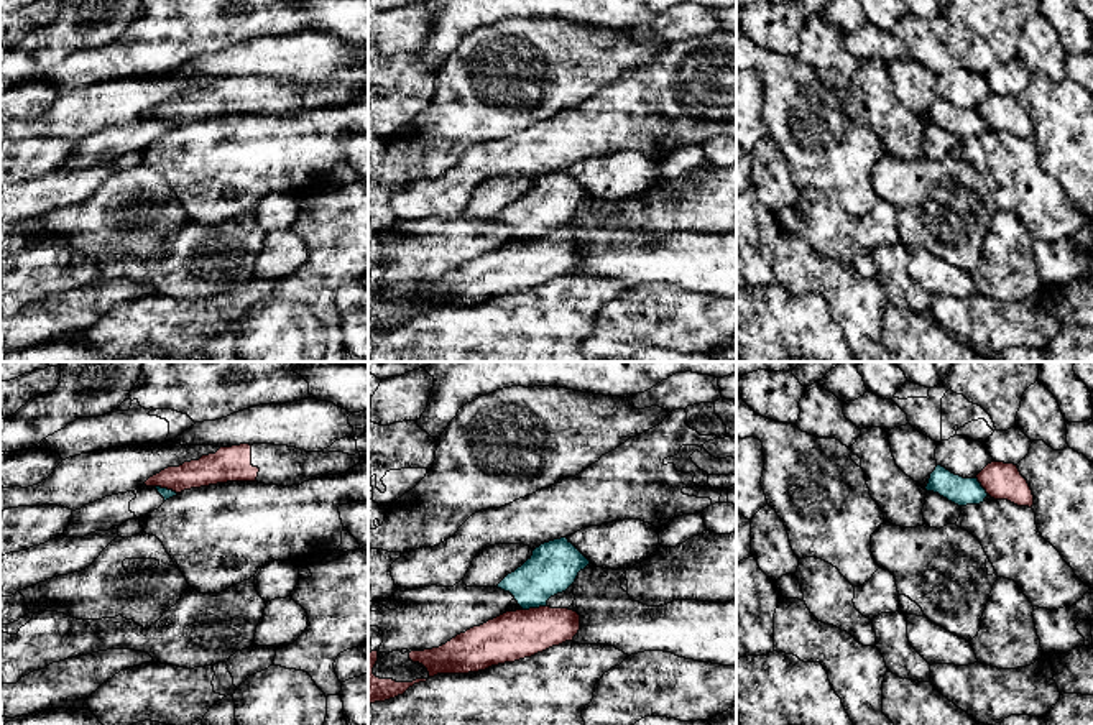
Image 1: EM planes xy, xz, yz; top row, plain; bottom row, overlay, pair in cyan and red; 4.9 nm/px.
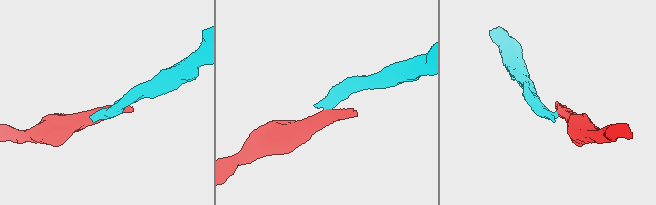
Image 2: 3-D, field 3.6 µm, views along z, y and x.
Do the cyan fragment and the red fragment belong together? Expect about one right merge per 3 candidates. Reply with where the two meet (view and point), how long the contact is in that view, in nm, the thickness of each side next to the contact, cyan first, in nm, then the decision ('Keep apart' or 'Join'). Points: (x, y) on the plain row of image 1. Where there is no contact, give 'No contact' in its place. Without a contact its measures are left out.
Touches cyan at xz (534, 239). Shared border 120 nm. Thickness 240 nm (cyan) against 240 nm. Keep apart

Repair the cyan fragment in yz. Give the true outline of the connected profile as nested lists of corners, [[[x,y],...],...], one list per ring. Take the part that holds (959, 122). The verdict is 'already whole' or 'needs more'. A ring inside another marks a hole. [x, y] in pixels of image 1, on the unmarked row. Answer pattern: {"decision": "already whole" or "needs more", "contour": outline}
{"decision": "already whole", "contour": [[[942,97],[930,105],[925,122],[939,125],[958,138],[980,136],[988,128],[978,110],[963,110]]]}

